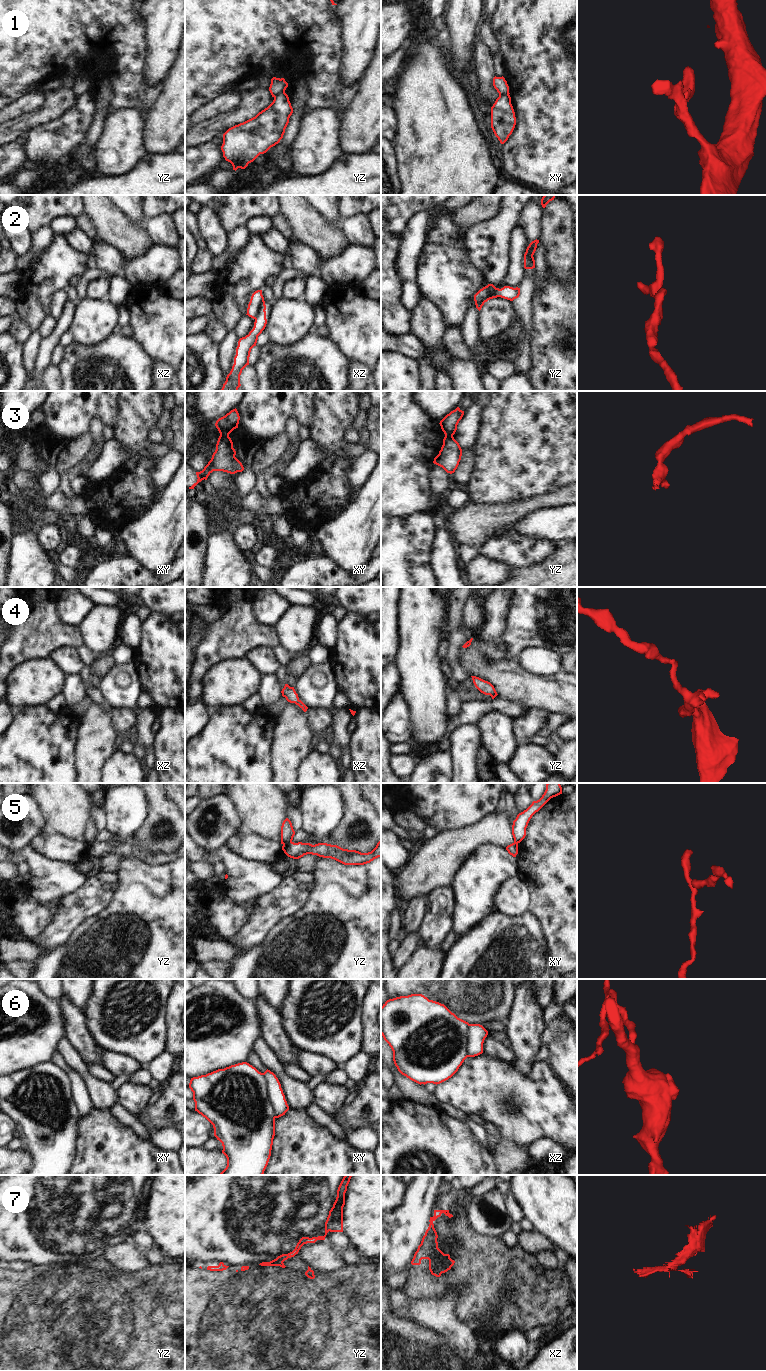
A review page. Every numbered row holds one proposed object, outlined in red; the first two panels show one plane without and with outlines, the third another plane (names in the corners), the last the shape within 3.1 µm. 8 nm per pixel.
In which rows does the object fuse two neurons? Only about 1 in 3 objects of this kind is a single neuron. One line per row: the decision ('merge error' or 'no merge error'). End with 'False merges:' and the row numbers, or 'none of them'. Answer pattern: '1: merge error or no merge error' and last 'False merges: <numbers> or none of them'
1: merge error
2: merge error
3: merge error
4: no merge error
5: merge error
6: merge error
7: merge error
False merges: 1, 2, 3, 5, 6, 7

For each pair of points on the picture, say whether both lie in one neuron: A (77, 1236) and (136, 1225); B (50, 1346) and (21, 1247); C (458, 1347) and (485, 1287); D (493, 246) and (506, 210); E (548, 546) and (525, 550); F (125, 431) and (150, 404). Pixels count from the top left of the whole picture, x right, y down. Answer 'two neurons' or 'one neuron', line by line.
A: one neuron
B: two neurons
C: two neurons
D: one neuron
E: one neuron
F: one neuron

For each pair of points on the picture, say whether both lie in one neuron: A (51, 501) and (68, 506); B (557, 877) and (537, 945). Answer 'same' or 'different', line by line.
A: same
B: different

